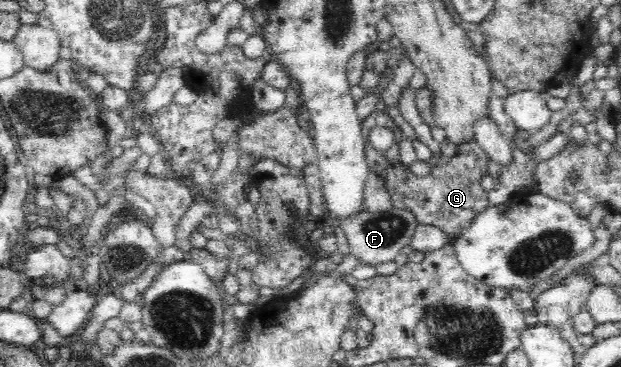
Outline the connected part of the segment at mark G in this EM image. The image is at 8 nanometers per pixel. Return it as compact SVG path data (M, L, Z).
M376 110L374 113L370 113L370 116L368 116L366 120L362 121L361 132L363 133L364 139L366 139L365 148L368 167L372 172L377 172L377 174L383 174L383 176L385 176L386 187L388 187L388 192L392 199L392 206L408 209L412 211L412 214L416 215L416 220L420 224L436 226L440 231L446 233L448 237L456 238L459 237L466 228L470 228L470 224L474 222L476 216L482 214L482 212L488 208L488 192L480 186L480 180L484 178L484 174L489 174L488 164L490 164L490 158L480 144L474 142L464 144L462 147L456 147L456 145L446 139L441 144L439 156L435 157L432 162L432 171L427 176L418 178L418 176L414 176L410 168L402 162L398 162L392 167L386 167L388 163L384 161L382 152L376 150L368 140L372 128L388 128L388 130L395 131L398 134L399 140L402 136L399 135L400 131L396 128L392 118L390 118L386 112L378 112Z

